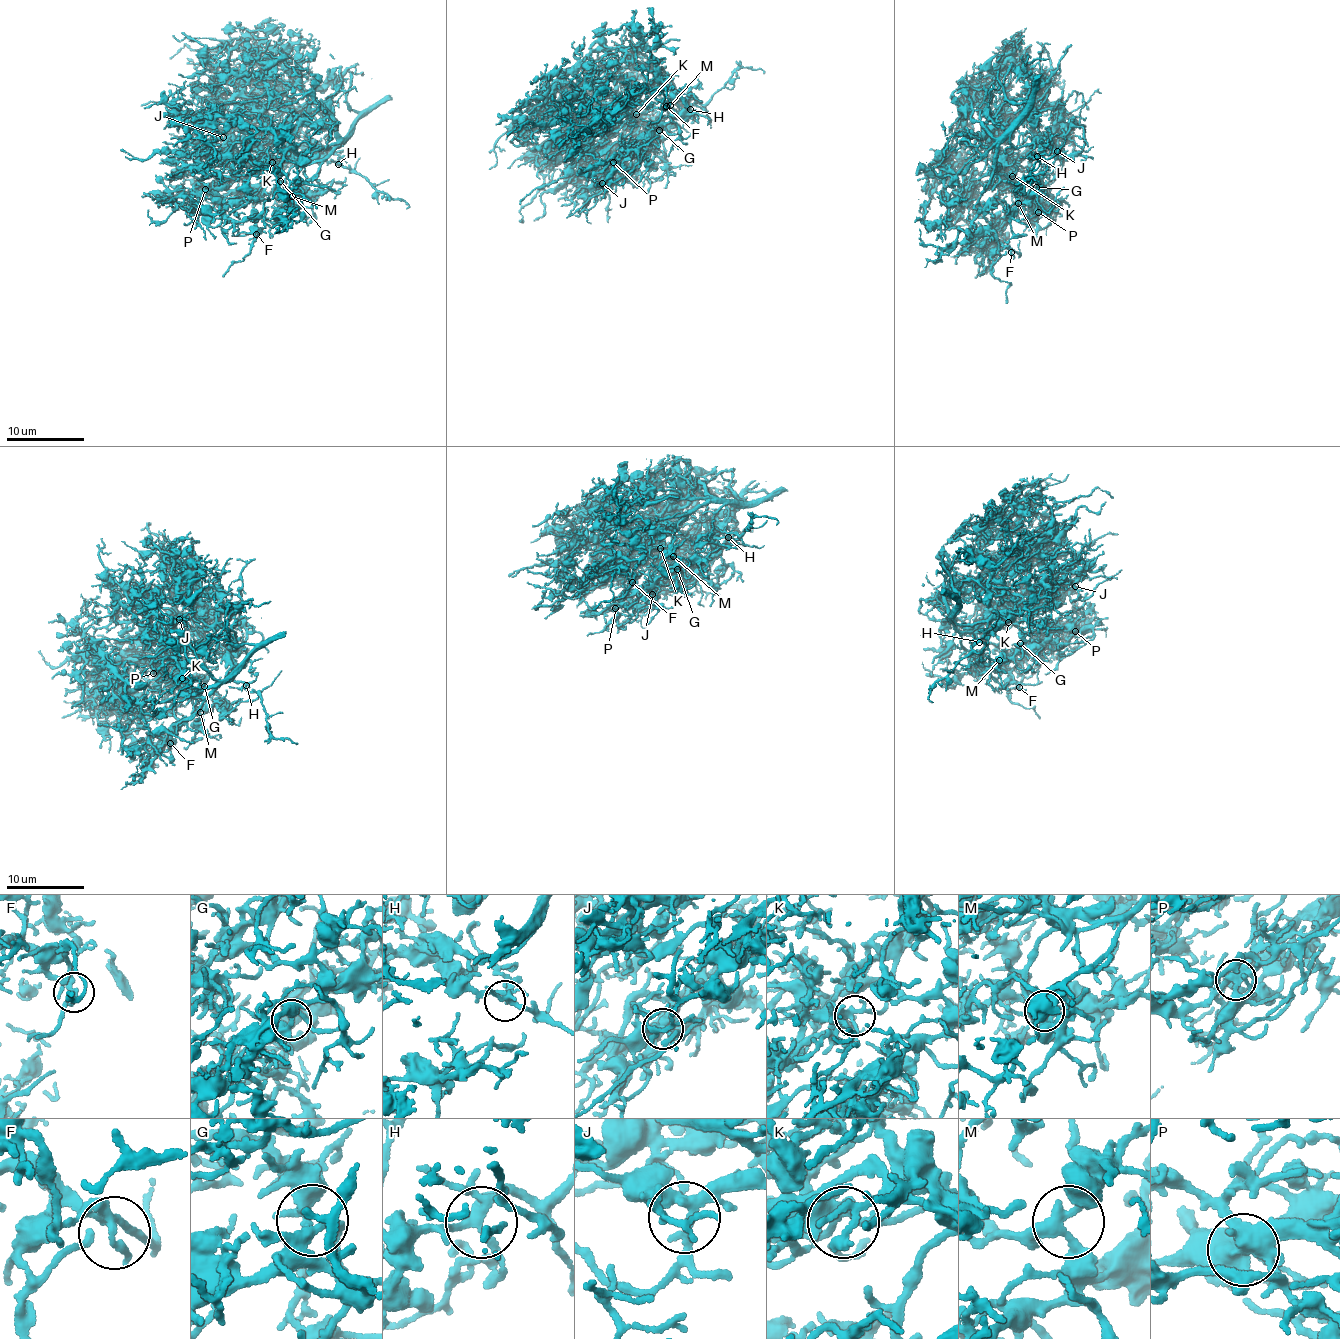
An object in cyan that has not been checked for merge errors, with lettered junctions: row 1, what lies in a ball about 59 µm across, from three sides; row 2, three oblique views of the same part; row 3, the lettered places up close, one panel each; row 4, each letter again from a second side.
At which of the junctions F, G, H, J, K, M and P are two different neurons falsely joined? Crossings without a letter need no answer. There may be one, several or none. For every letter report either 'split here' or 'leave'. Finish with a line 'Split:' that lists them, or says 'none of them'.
F: leave
G: leave
H: leave
J: leave
K: leave
M: leave
P: leave
Split: none of them

